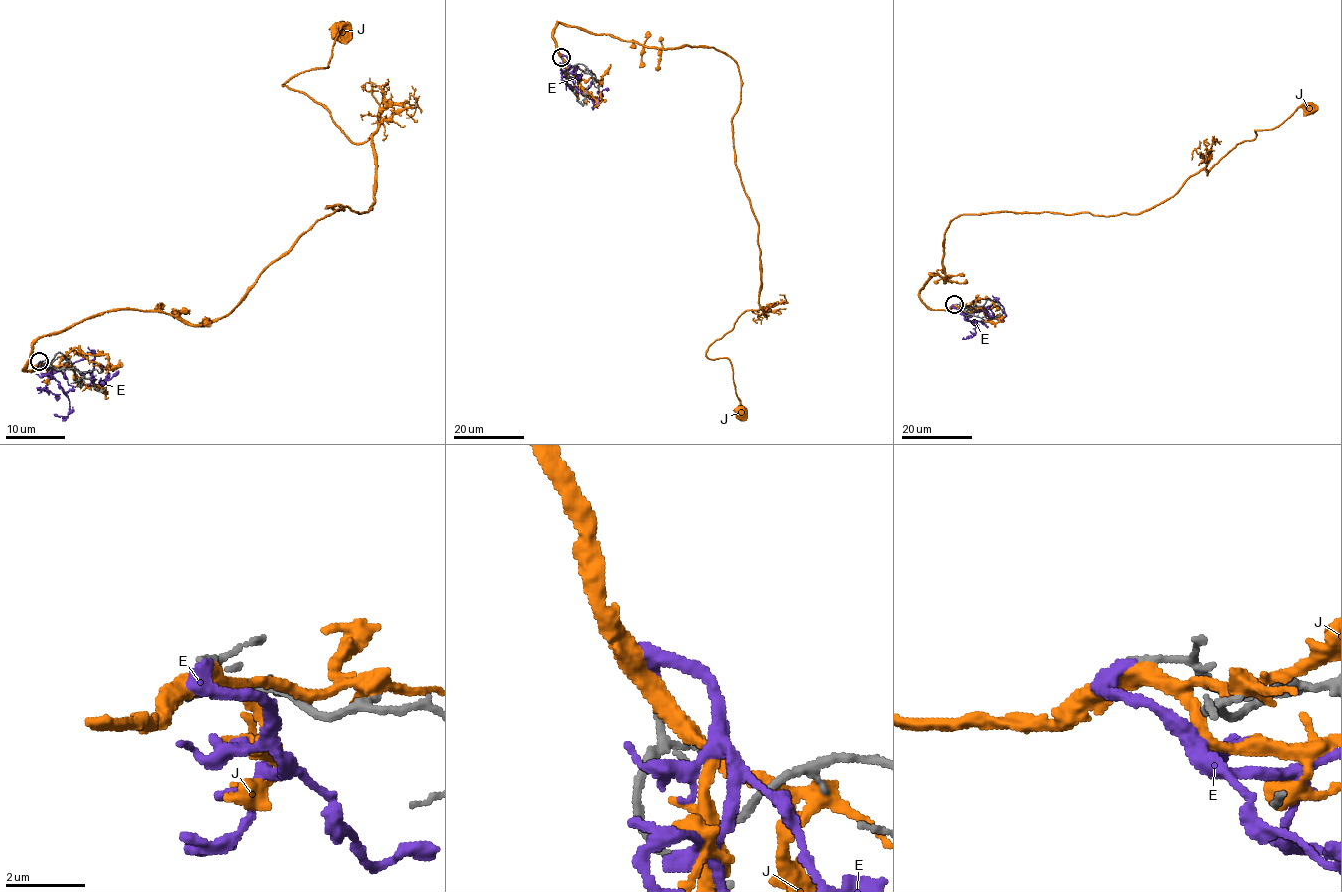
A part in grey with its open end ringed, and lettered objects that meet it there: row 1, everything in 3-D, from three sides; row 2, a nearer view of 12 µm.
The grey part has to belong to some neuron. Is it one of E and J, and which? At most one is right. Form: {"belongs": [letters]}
{"belongs": []}

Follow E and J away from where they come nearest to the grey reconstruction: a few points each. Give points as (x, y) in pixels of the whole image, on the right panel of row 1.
E: (954, 304), (953, 307), (963, 313), (971, 313), (997, 299), (1005, 316), (999, 321), (985, 310)
J: (956, 305), (930, 309), (919, 291), (933, 273), (945, 282), (944, 232), (961, 215), (1141, 213), (1311, 110)

